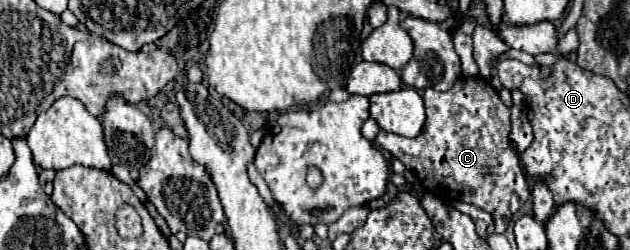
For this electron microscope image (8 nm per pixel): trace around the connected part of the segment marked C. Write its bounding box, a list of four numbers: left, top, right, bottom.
[376,76,530,232]

